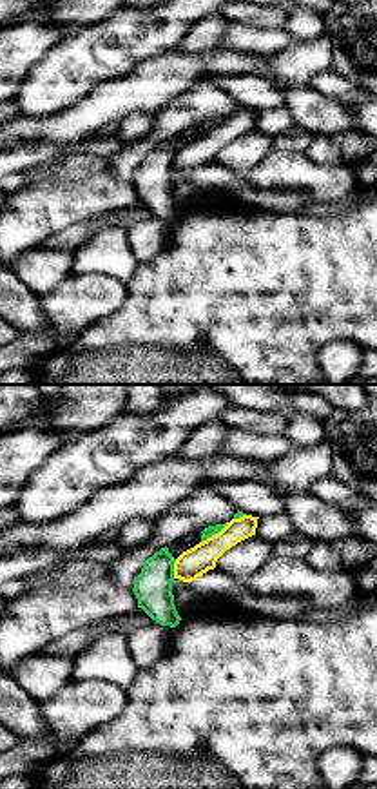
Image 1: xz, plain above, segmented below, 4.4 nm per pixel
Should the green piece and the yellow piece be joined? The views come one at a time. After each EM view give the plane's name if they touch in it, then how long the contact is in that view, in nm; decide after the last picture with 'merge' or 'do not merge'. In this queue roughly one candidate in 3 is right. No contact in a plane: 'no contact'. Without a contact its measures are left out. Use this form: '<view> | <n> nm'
xz | 150 nm

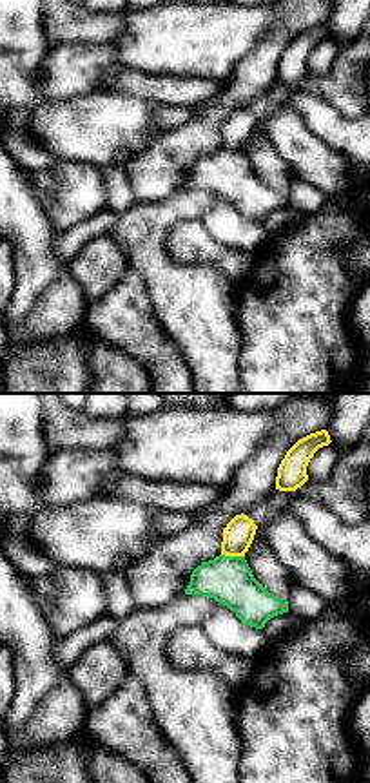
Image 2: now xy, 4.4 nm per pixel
xy | 110 nm

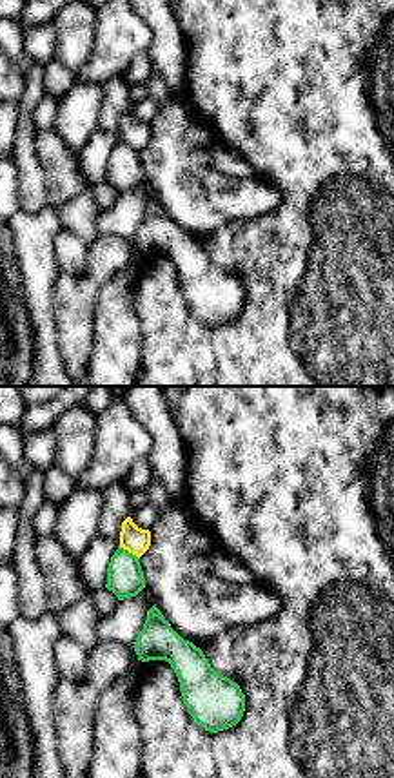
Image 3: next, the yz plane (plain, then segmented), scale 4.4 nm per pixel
yz | 110 nm

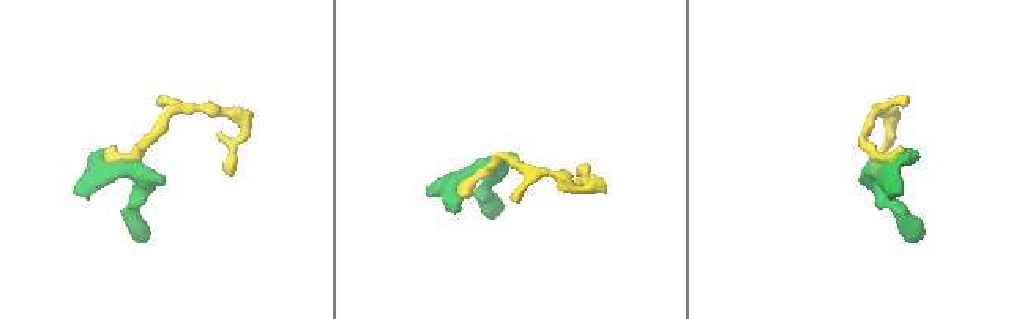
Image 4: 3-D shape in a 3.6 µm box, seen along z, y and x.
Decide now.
do not merge

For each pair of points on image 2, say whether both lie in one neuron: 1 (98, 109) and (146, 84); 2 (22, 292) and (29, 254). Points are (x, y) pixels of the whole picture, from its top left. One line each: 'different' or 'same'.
1: different
2: same

